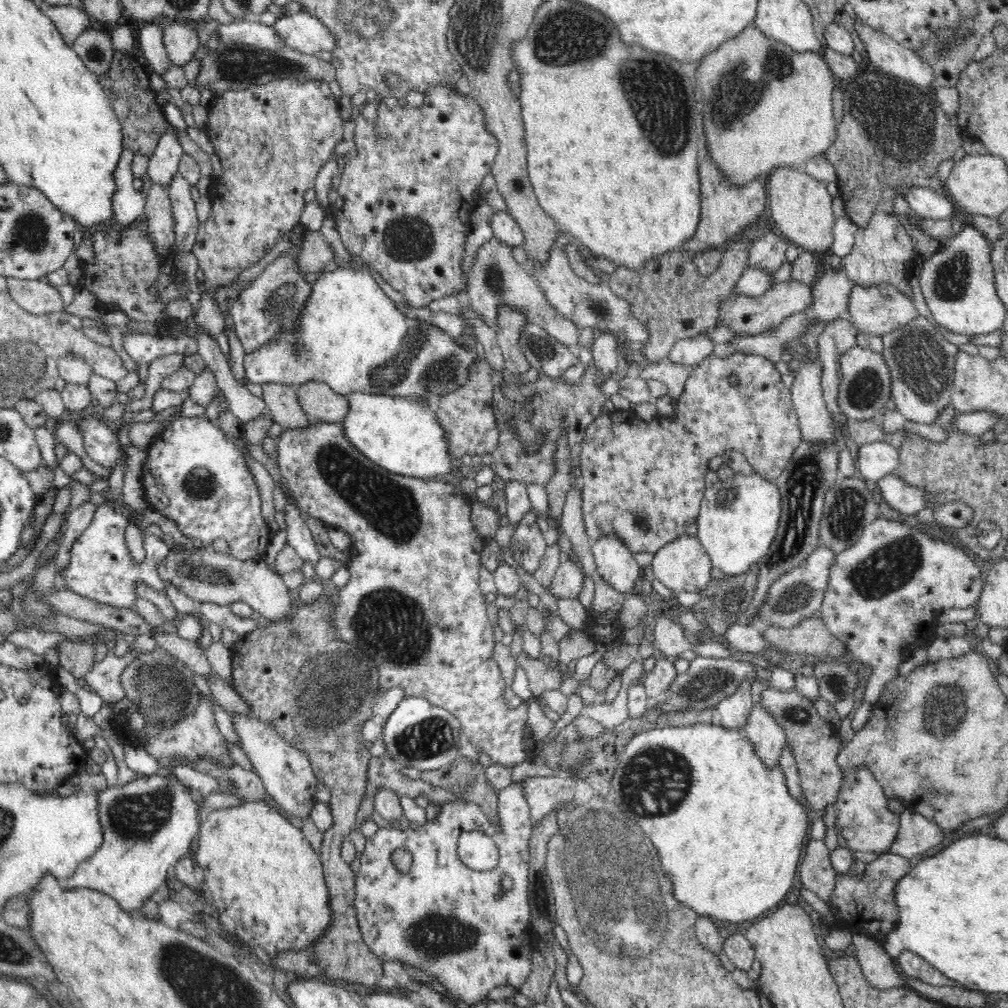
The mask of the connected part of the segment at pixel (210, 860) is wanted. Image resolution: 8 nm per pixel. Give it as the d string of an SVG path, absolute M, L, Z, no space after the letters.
M264 801L211 809L204 817L194 854L198 866L203 868L202 881L218 908L221 922L233 926L236 935L249 946L263 948L270 956L278 956L286 950L304 951L312 946L332 924L332 911L321 858L302 831Z

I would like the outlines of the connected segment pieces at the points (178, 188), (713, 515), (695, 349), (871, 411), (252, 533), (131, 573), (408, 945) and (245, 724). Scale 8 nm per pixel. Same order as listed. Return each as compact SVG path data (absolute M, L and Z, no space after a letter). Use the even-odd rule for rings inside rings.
M178 173L166 188L175 218L175 248L178 252L192 252L201 222L190 195L192 187Z
M735 472L734 478L725 484L714 484L713 487L707 488L703 492L701 509L697 517L697 538L711 559L713 568L719 568L726 575L743 576L750 567L757 565L757 562L768 554L768 550L776 538L780 518L782 518L781 496L777 483L762 478L757 472L750 476Z
M704 331L694 338L678 339L666 360L684 366L697 366L709 354L713 353L715 344L704 335Z
M864 347L849 348L840 355L841 379L838 385L837 403L849 420L863 421L877 418L884 411L884 404L891 398L890 371L884 357Z
M205 416L191 418L181 417L173 421L167 429L164 429L162 433L154 439L154 442L147 449L140 482L143 485L143 496L145 497L148 506L153 510L158 510L162 516L165 516L168 520L172 520L172 522L176 523L176 527L178 527L178 530L180 530L182 535L186 536L186 538L195 538L196 540L202 541L203 544L208 545L211 545L218 539L225 540L230 545L228 549L229 554L242 561L263 559L265 553L268 551L268 546L272 539L272 531L261 516L262 503L258 487L254 482L254 477L250 474L250 471L246 466L243 454L236 448L236 446L234 446L233 442L228 440L227 435L217 422L207 419Z
M100 503L96 507L90 526L72 544L68 566L57 572L58 586L94 602L120 608L134 607L138 584L145 584L155 592L165 593L166 596L164 581L158 573L158 562L169 556L171 551L163 539L143 534L146 557L144 561L136 562L130 555L125 540L129 522L130 520L119 514L116 508Z
M521 781L512 782L512 784L505 786L504 790L498 795L498 820L500 821L501 832L496 832L494 824L490 822L488 816L484 814L482 808L475 803L466 803L464 800L448 801L441 805L441 811L434 820L428 821L425 825L419 826L417 829L406 829L403 830L397 826L397 824L385 824L381 822L380 827L372 837L366 838L365 848L362 851L360 867L355 874L355 902L356 905L356 919L358 919L358 928L361 932L361 936L364 942L370 947L370 950L379 958L379 960L387 961L394 960L402 964L414 966L424 971L431 977L436 977L437 980L446 987L446 990L463 1000L468 1005L474 1005L481 1000L484 1000L489 992L496 988L496 986L506 985L512 986L512 988L519 989L526 978L530 976L532 970L533 960L533 945L534 940L531 932L525 932L527 925L530 922L530 903L528 902L528 861L530 855L528 853L528 840L532 834L532 822L530 820L529 806L526 800L526 795L522 791ZM485 830L489 834L493 835L495 839L501 845L501 853L499 855L498 864L489 871L475 871L470 867L466 866L460 860L457 849L459 847L459 841L461 840L463 832ZM403 848L410 852L412 856L412 864L407 874L400 873L394 867L394 864L390 860L392 852ZM507 874L512 878L513 885L510 890L503 890L500 886L500 880L502 876Z
M232 714L231 722L238 734L240 748L248 755L252 767L256 769L257 776L265 787L265 792L276 801L282 810L301 818L308 818L312 805L317 801L316 785L320 779L313 773L307 754L295 746L290 746L280 734L276 734L264 720L245 716L245 714Z

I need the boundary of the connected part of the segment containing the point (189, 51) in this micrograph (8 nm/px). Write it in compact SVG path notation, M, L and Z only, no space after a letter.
M176 20L165 24L164 47L171 65L183 68L194 58L200 46L197 31L198 26L188 21Z

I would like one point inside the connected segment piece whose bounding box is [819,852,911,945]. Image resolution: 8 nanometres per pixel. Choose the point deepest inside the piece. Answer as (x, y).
(865, 903)

